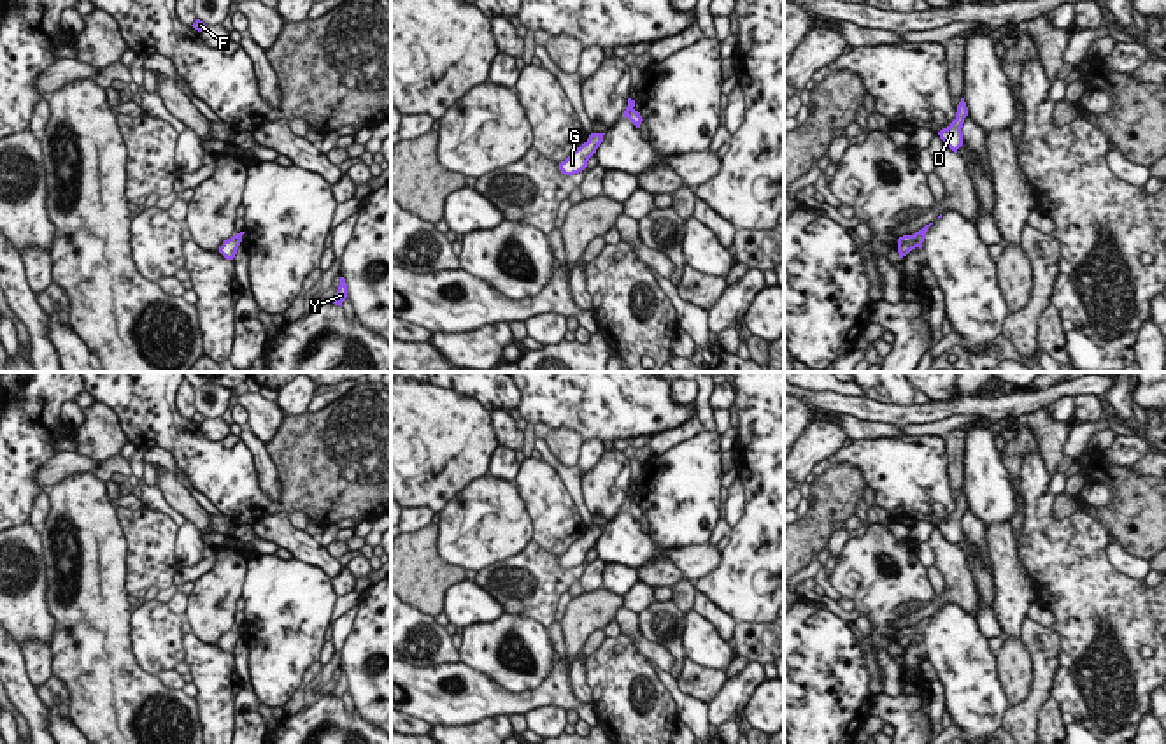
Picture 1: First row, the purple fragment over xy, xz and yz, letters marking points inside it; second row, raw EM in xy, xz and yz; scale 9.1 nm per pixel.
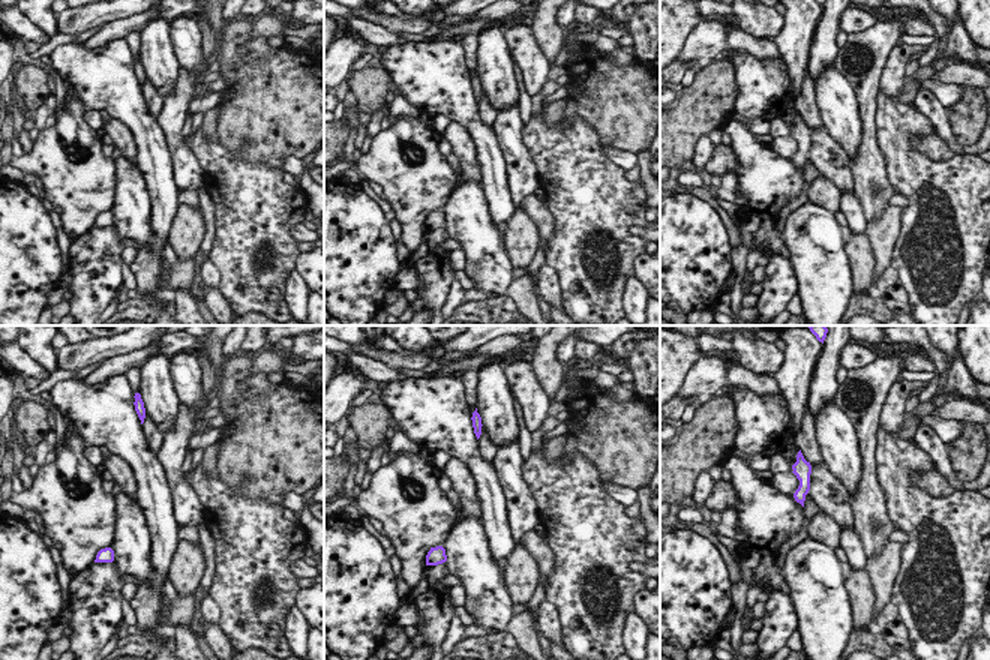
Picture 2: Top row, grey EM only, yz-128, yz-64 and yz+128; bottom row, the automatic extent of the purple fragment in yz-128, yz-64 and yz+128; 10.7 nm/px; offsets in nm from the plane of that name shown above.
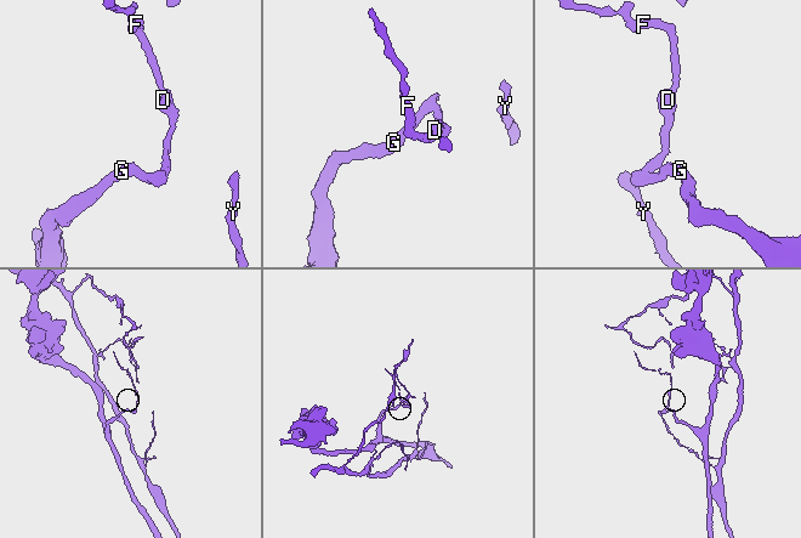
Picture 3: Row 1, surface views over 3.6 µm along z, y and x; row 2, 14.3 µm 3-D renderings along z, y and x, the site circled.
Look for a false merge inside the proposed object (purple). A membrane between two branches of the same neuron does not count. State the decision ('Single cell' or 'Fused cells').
Fused cells

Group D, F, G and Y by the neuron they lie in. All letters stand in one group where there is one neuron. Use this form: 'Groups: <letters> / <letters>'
Groups: D F / G Y

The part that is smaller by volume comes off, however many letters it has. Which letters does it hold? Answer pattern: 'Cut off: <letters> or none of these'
Cut off: D, F

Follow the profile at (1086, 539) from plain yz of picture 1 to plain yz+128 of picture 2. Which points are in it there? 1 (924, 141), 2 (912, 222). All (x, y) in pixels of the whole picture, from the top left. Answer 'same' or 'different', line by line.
1: different
2: same

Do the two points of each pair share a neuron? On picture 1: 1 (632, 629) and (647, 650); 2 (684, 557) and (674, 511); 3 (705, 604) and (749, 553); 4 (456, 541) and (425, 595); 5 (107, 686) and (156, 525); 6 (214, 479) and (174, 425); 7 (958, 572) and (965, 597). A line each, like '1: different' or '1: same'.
1: same
2: different
3: different
4: different
5: different
6: same
7: same

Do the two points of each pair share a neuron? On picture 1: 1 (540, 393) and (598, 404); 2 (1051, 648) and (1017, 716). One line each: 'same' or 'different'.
1: same
2: same

